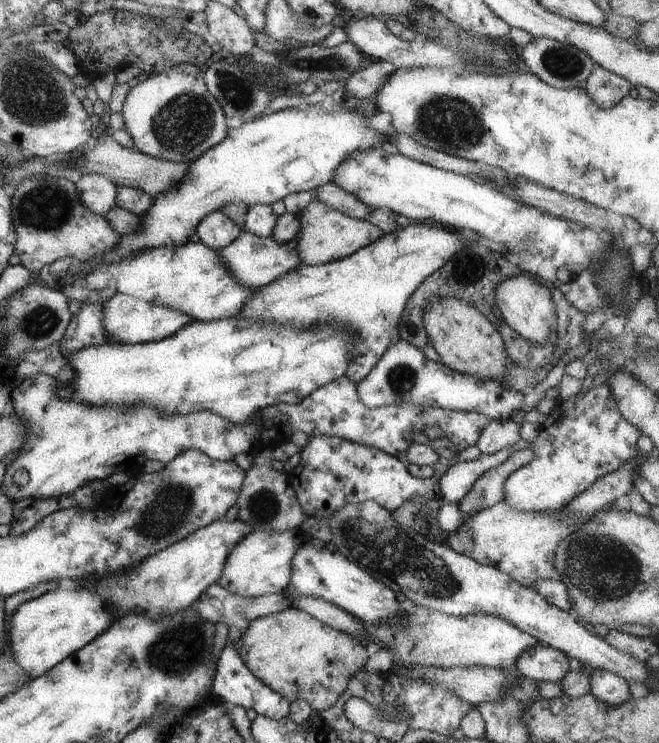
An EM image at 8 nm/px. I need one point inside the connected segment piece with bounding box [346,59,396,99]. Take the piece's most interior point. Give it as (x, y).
(366, 82)

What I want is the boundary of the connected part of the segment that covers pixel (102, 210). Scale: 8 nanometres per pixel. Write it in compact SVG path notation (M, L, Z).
M95 173L83 175L76 182L80 202L99 216L105 216L112 208L116 207L118 189L119 187L110 178Z

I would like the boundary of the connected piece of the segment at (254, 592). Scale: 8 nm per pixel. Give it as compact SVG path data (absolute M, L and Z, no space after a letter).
M274 530L253 531L242 542L230 550L224 564L224 572L217 584L231 594L258 597L286 593L286 586L292 578L292 558L304 544L302 535L295 531L275 532Z

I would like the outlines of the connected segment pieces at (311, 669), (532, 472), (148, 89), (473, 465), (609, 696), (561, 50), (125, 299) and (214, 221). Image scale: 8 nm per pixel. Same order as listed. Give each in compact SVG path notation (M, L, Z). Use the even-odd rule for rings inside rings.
M292 607L252 620L250 626L242 632L242 638L234 643L234 648L256 678L260 678L261 682L282 694L290 703L298 700L308 702L314 712L326 710L338 701L340 694L346 691L350 678L364 668L372 651L355 642L350 636L323 625L320 620Z
M606 383L591 387L582 396L577 394L568 400L557 400L538 429L540 434L533 441L532 462L515 470L504 486L503 502L524 512L560 511L598 478L613 473L640 454L637 440L641 432L620 414Z
M175 67L139 82L126 95L122 116L136 149L145 155L173 163L191 163L227 137L226 118L202 76L183 74Z
M513 447L504 448L494 454L484 455L482 459L471 462L458 462L439 481L440 500L453 505L466 496L466 492L476 483L477 475L485 470L499 466L514 452Z
M594 669L589 676L589 683L590 693L600 702L612 706L618 706L632 697L628 691L627 680L610 671Z
M532 37L522 50L522 60L528 71L557 89L571 89L583 85L588 75L596 68L596 64L584 51L546 37Z
M116 294L104 303L104 329L117 343L134 345L139 343L158 342L169 338L178 330L192 324L192 318L180 310L168 306L156 305L124 294Z
M215 211L202 218L196 226L195 234L202 244L220 251L240 238L242 232L243 228L232 222L228 216Z

